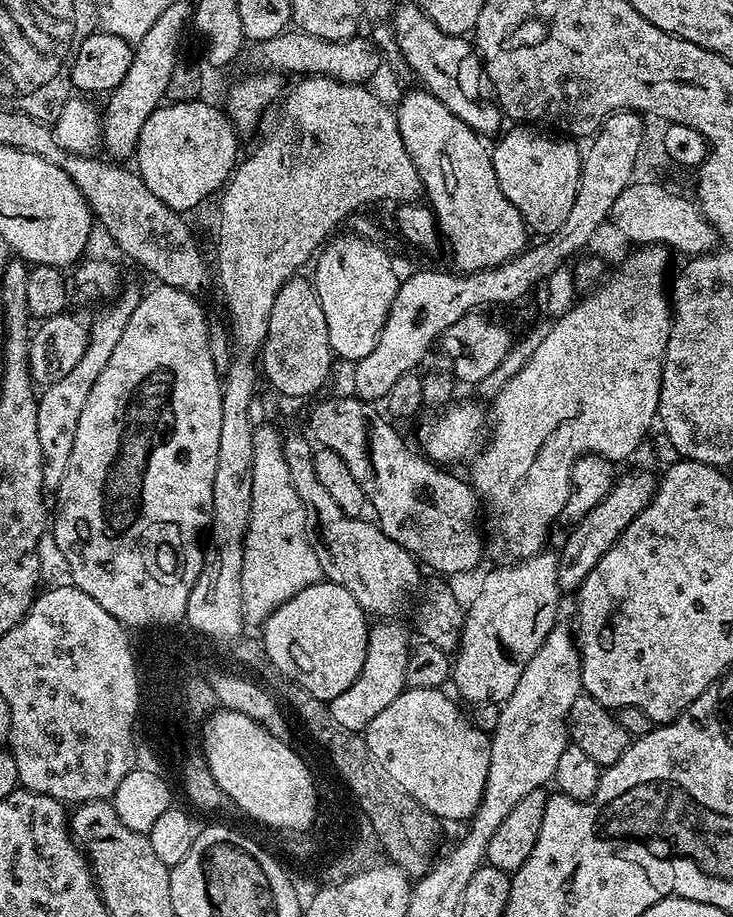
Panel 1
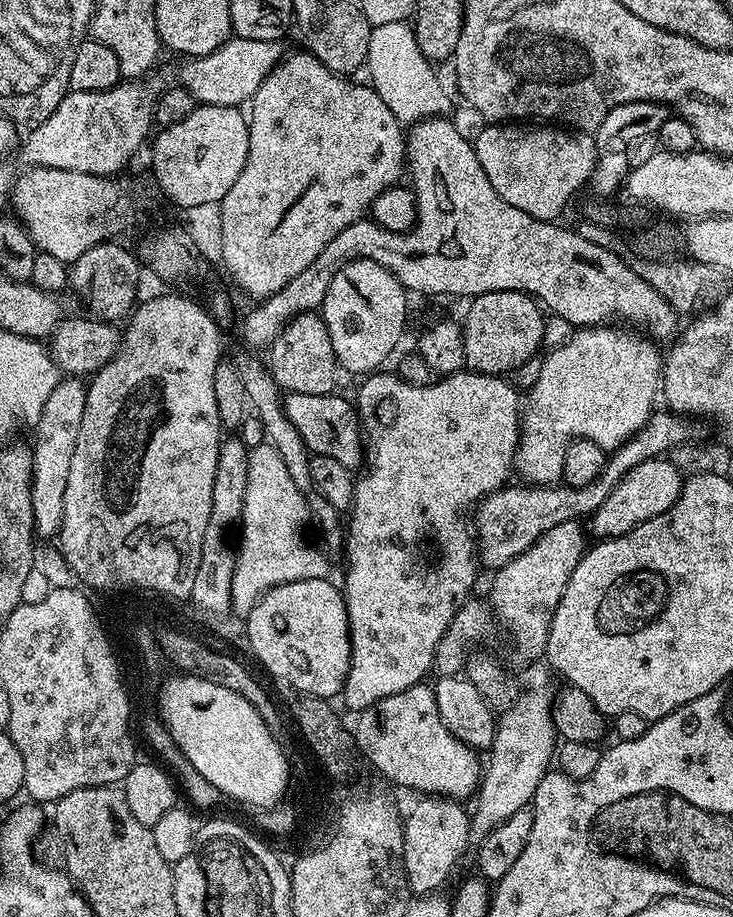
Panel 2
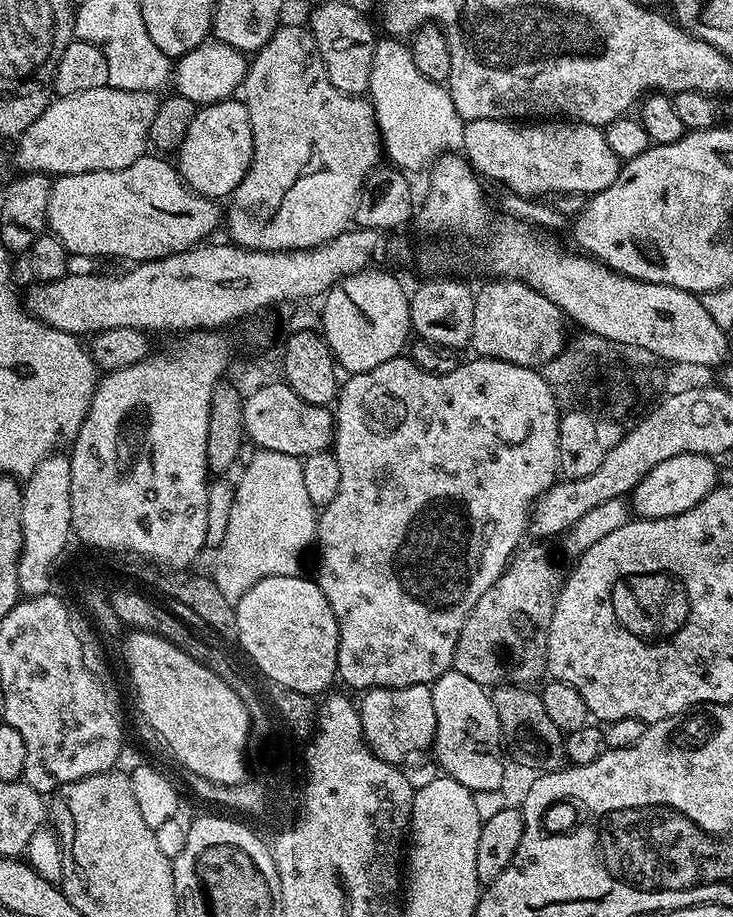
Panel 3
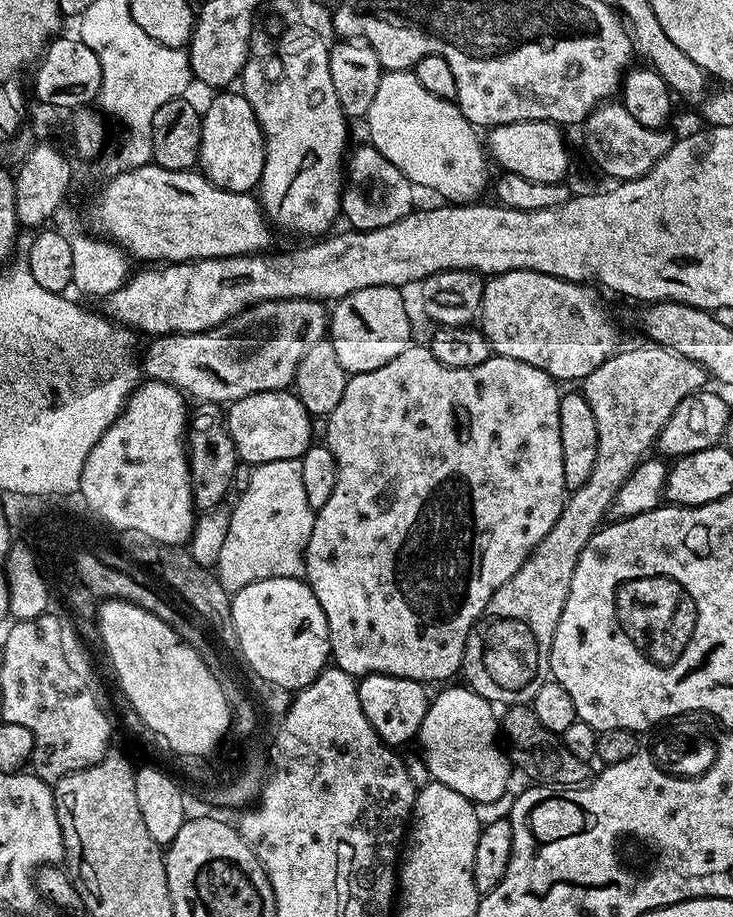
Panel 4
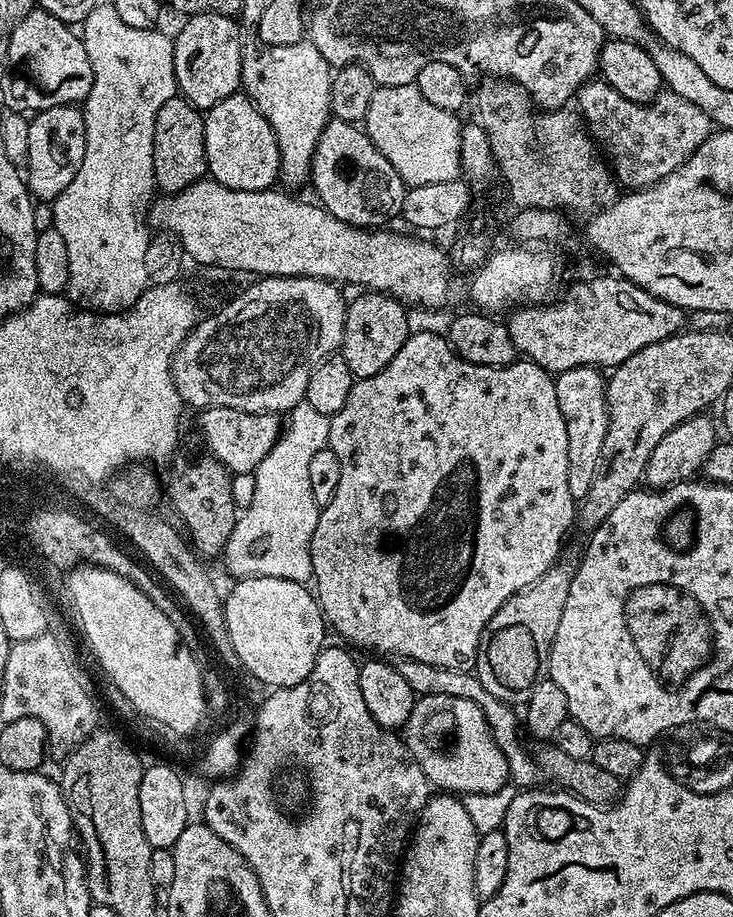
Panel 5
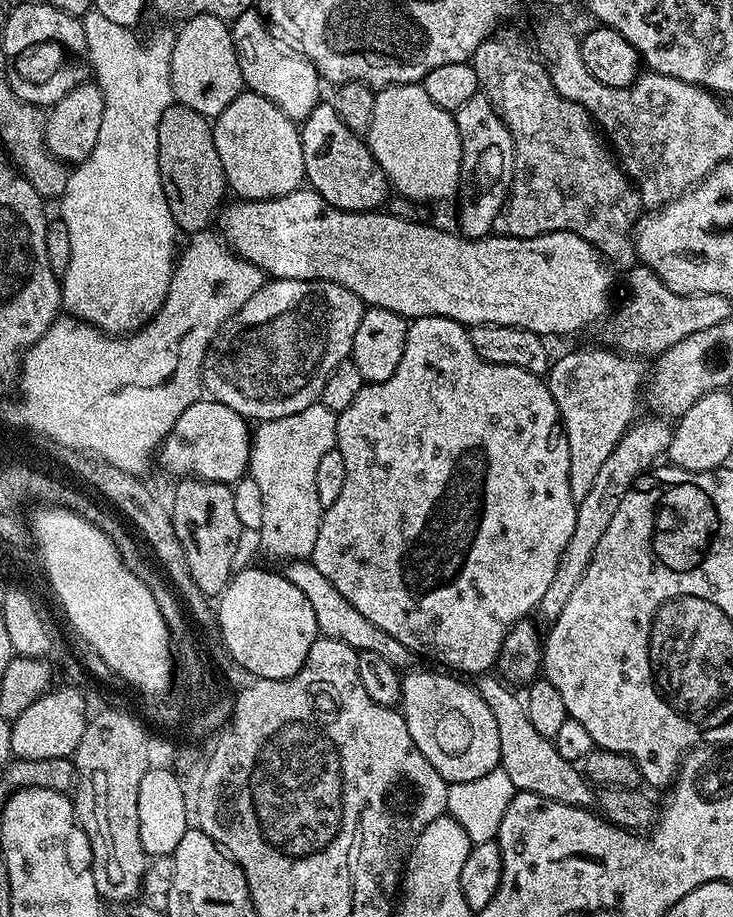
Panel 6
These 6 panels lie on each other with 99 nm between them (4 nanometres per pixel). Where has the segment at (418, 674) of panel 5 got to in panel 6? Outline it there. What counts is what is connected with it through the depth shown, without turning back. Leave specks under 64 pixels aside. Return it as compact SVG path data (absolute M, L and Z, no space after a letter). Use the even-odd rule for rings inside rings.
M311 559L287 561L283 565L282 574L290 582L294 582L294 586L302 590L302 594L306 594L306 602L310 602L310 610L314 610L314 618L318 622L318 633L321 637L329 636L338 642L346 642L346 646L355 648L357 652L378 654L398 670L412 670L417 667L416 653L402 646L398 638L386 634L386 630L378 630L378 626L374 626L370 618L358 614L358 610L354 610L354 606L350 606L350 602L346 602L346 598L338 594L338 590L334 590L330 578L326 578L326 574L321 574ZM496 674L477 675L474 687L476 693L486 702L486 706L490 706L490 714L494 714L494 722L498 722L499 767L506 772L514 788L522 792L533 792L554 802L579 804L582 808L591 809L594 804L593 785L573 761L562 758L562 754L558 754L549 737L538 734L538 730L534 730L533 724L530 723L530 714L526 714L523 699L519 695L516 697L512 693L515 691Z

